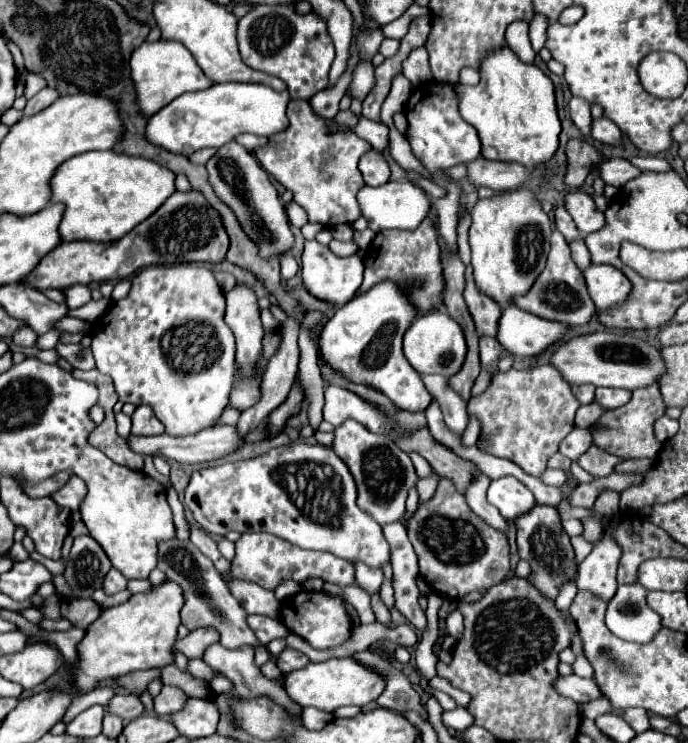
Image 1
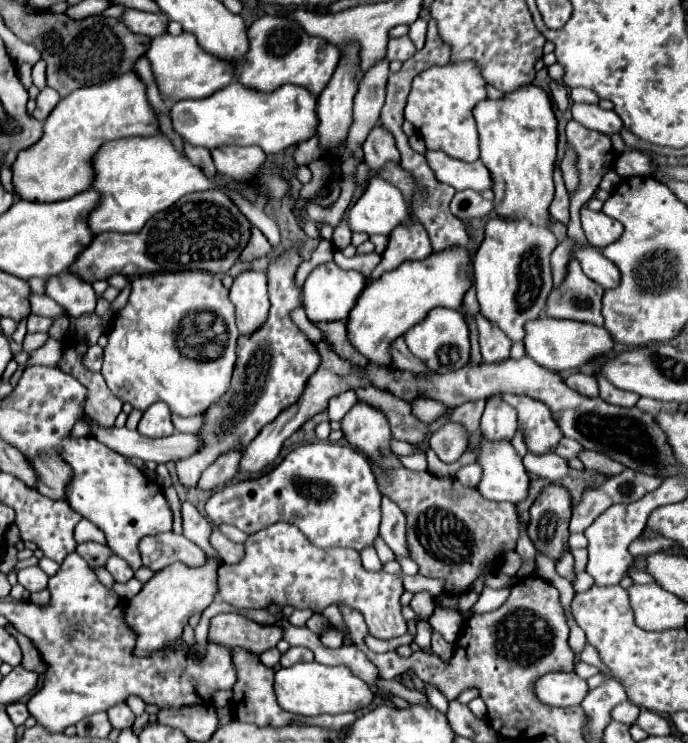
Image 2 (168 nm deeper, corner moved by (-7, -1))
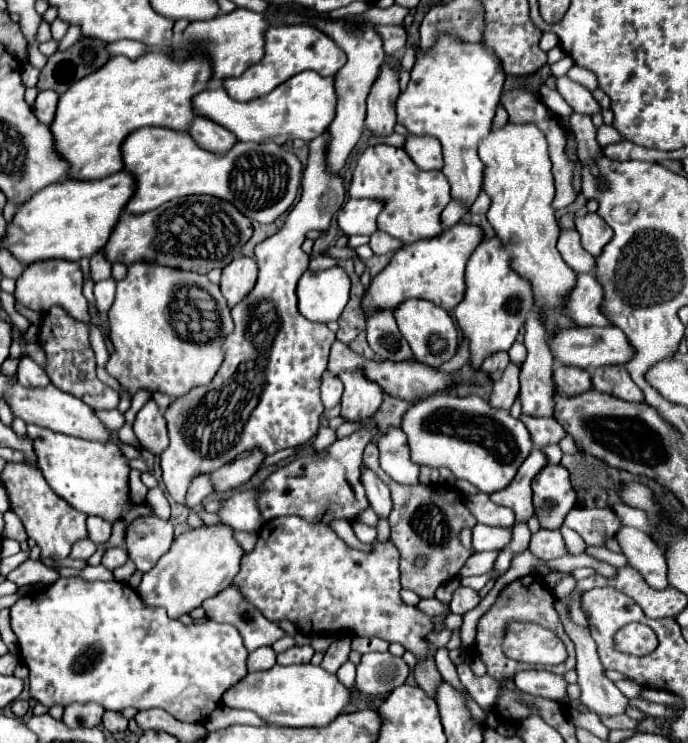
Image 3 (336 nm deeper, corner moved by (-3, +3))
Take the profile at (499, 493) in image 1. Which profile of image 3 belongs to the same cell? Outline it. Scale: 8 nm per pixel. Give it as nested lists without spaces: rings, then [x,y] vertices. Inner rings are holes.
[[[448,392],[430,394],[406,410],[402,430],[408,436],[414,464],[448,468],[456,480],[468,480],[484,494],[506,488],[532,450],[530,432],[524,422],[514,418],[510,410],[490,406],[490,402],[480,396],[460,398]]]

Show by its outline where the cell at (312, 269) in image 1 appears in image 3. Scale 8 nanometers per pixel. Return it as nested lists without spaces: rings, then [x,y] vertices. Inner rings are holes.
[[[338,266],[312,274],[310,270],[306,270],[306,274],[300,278],[298,282],[298,310],[300,314],[310,320],[310,322],[332,322],[338,320],[338,316],[342,314],[346,302],[348,302],[348,294],[350,294],[350,278],[346,276],[346,272]]]

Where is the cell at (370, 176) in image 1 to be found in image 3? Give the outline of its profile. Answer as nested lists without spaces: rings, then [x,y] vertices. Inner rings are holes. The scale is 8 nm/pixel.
[[[384,62],[368,94],[366,126],[372,130],[372,134],[392,134],[394,132],[394,126],[396,126],[394,104],[400,96],[398,80],[400,80],[398,72],[388,62]]]

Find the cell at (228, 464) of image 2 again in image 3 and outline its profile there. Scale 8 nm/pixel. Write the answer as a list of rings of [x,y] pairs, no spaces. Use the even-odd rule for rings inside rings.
[[[196,476],[198,480],[192,480],[188,494],[186,494],[186,508],[194,508],[200,506],[204,502],[206,496],[212,494],[212,484],[210,484],[210,476]]]

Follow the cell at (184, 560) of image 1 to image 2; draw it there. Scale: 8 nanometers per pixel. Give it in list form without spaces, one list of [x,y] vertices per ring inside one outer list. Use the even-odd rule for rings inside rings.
[[[174,532],[146,536],[140,542],[140,552],[144,566],[152,568],[154,572],[174,562],[182,562],[186,566],[204,566],[208,560],[208,554],[200,546],[192,544],[186,536]]]

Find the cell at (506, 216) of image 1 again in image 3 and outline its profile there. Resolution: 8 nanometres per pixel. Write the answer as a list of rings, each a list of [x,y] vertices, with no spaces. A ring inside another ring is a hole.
[[[496,238],[482,242],[474,250],[466,268],[466,286],[466,296],[454,308],[454,318],[462,330],[462,338],[468,340],[468,364],[478,370],[488,356],[510,350],[520,328],[526,322],[528,312],[534,306],[534,296],[530,284],[522,276],[512,272],[510,256]]]

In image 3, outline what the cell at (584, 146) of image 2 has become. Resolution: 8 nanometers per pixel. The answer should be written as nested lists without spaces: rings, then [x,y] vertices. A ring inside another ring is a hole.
[[[572,114],[570,116],[570,126],[576,136],[576,148],[578,148],[578,158],[580,160],[590,160],[590,156],[602,154],[602,148],[596,142],[596,128],[586,114]]]

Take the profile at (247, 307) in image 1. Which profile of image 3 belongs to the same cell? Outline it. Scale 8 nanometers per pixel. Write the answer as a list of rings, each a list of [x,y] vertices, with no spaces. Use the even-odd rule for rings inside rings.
[[[238,256],[234,258],[224,270],[222,270],[222,280],[220,288],[224,298],[228,300],[228,306],[240,302],[248,292],[254,288],[258,276],[258,266],[254,258],[248,256]]]

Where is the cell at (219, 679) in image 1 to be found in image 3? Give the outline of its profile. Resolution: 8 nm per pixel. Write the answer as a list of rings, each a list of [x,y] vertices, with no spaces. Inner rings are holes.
[[[60,578],[54,584],[50,584],[46,590],[42,592],[34,592],[34,594],[26,594],[24,598],[20,598],[12,608],[10,608],[10,620],[12,620],[12,630],[18,638],[18,650],[20,650],[20,658],[22,662],[28,666],[30,670],[30,694],[32,698],[36,698],[40,704],[44,706],[54,706],[54,704],[62,704],[68,706],[72,702],[98,702],[102,704],[106,710],[124,710],[124,708],[136,708],[136,710],[148,710],[148,708],[162,708],[166,712],[170,712],[176,720],[180,722],[192,722],[192,724],[200,724],[206,722],[206,718],[220,706],[222,694],[236,682],[240,682],[246,676],[246,658],[248,658],[248,650],[242,644],[242,638],[238,634],[238,630],[230,624],[218,624],[214,620],[206,620],[206,622],[192,622],[190,626],[184,626],[180,620],[172,620],[168,618],[168,614],[164,612],[164,608],[154,608],[142,602],[142,598],[136,594],[136,590],[132,590],[126,582],[84,582],[78,578]]]

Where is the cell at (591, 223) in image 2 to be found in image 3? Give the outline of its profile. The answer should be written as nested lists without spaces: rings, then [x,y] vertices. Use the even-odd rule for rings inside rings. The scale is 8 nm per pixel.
[[[586,214],[584,218],[578,218],[574,224],[576,230],[580,232],[582,248],[594,258],[598,258],[602,248],[612,238],[612,228],[608,228],[608,224],[604,224],[598,214]]]

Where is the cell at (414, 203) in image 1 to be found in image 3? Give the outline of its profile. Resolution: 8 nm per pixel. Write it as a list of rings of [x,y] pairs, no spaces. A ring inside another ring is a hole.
[[[348,200],[338,212],[338,228],[344,236],[366,234],[376,230],[376,216],[380,214],[378,200]]]

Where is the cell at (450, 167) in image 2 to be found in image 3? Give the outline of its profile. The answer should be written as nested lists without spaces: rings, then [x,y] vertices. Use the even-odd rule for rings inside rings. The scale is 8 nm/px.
[[[408,134],[404,142],[406,154],[416,162],[422,170],[442,170],[442,148],[440,142],[432,136],[414,136]]]

